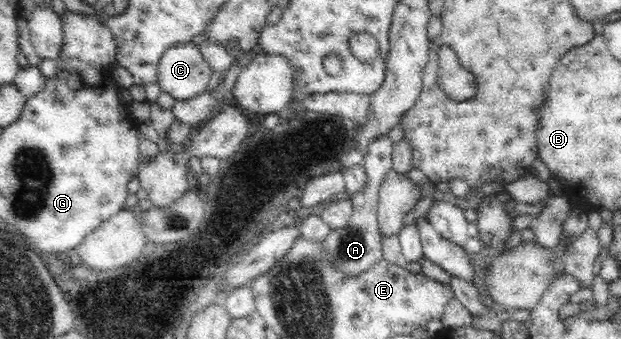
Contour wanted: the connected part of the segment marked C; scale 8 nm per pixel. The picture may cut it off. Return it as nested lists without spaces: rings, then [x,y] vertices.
[[[192,41],[169,47],[160,56],[156,82],[176,100],[187,100],[207,88],[213,73]]]

